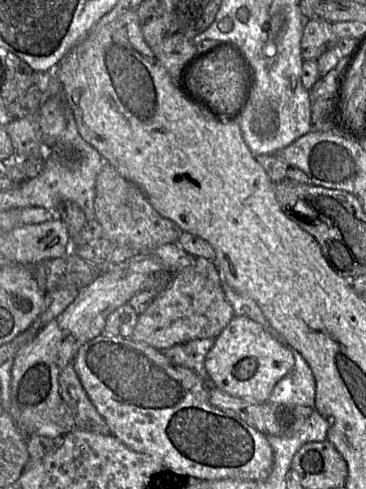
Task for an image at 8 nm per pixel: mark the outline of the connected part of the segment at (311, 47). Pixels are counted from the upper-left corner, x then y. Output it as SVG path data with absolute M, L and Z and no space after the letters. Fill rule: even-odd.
M321 18L308 20L300 42L303 60L317 60L336 41L337 35L332 30L332 23Z

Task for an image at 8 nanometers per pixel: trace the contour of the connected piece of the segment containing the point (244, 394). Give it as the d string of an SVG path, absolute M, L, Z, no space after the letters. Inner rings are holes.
M233 316L215 338L205 358L205 367L216 388L253 403L267 402L276 383L294 367L292 352L246 316Z

